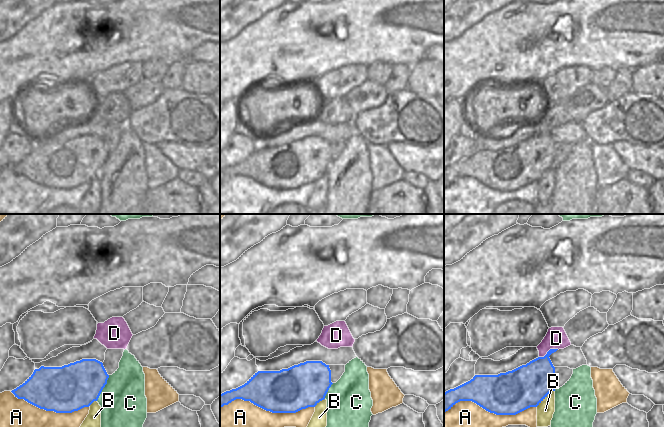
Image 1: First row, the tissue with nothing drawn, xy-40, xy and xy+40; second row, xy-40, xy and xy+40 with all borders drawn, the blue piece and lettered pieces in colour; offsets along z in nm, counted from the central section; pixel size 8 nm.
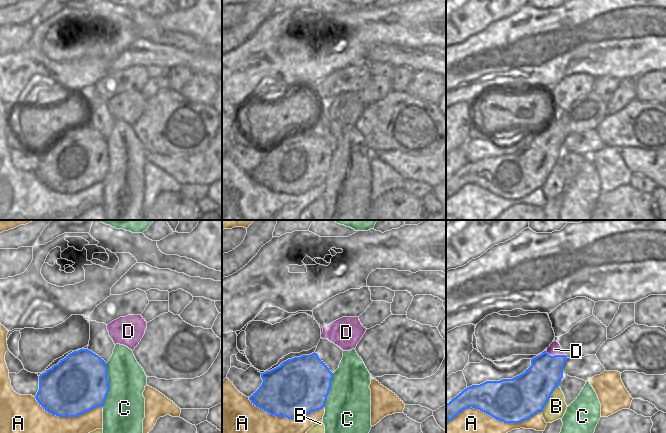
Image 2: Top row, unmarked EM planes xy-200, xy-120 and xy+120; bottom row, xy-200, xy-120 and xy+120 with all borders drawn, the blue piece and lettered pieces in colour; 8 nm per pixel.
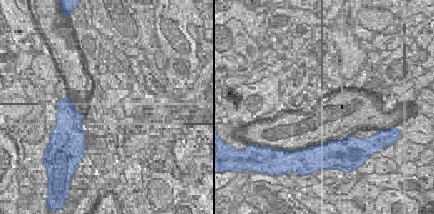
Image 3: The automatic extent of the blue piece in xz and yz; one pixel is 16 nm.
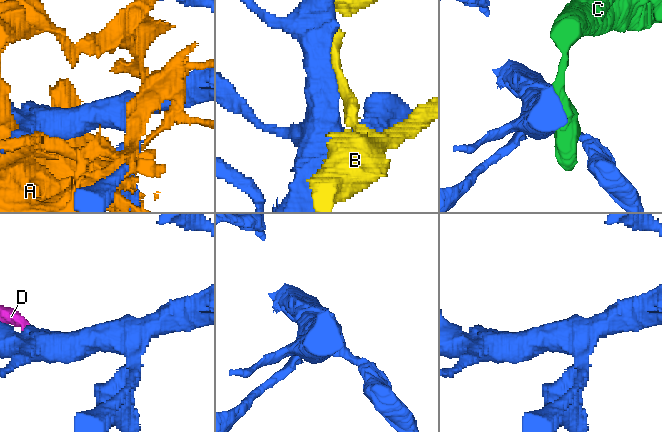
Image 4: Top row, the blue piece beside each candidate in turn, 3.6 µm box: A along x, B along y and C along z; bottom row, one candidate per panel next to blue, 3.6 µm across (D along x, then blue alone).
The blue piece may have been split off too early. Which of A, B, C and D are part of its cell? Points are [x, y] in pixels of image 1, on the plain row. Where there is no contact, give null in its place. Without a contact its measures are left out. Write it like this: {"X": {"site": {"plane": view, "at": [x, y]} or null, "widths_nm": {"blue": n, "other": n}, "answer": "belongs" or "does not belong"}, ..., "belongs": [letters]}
{"A": {"site": {"plane": "xy", "at": [267, 186]}, "widths_nm": {"blue": 360, "other": 440}, "answer": "does not belong"}, "B": {"site": {"plane": "xy+40", "at": [545, 172]}, "widths_nm": {"blue": 340, "other": 140}, "answer": "does not belong"}, "C": {"site": {"plane": "xy-40", "at": [103, 163]}, "widths_nm": {"blue": 380, "other": 380}, "answer": "does not belong"}, "D": {"site": {"plane": "xy+40", "at": [548, 127]}, "widths_nm": {"blue": 300, "other": 180}, "answer": "belongs"}, "belongs": ["D"]}

